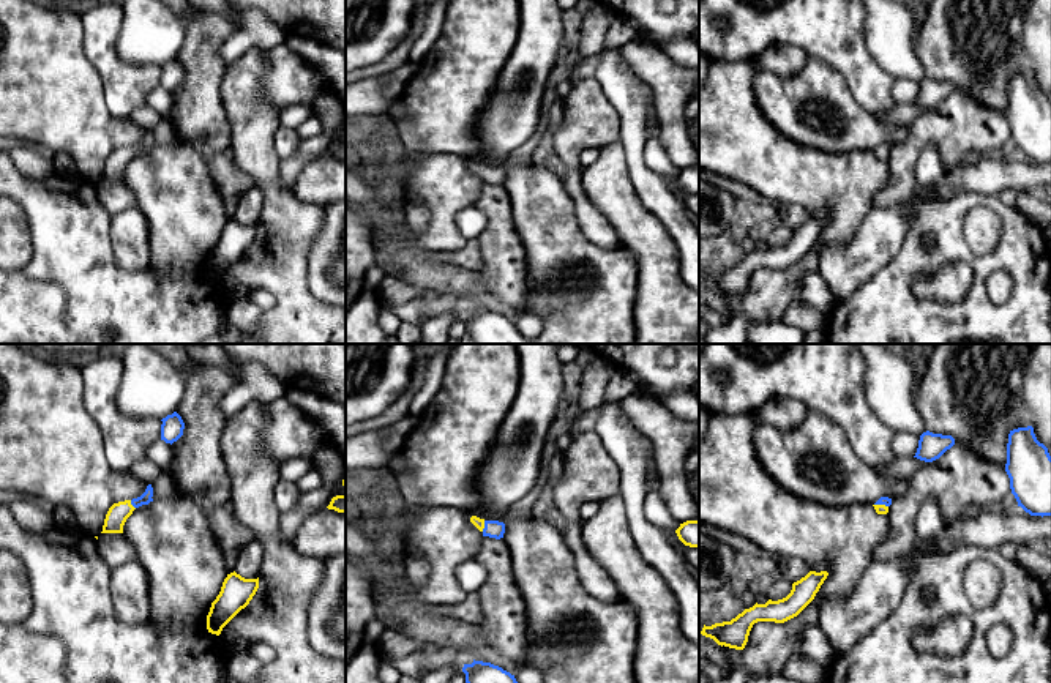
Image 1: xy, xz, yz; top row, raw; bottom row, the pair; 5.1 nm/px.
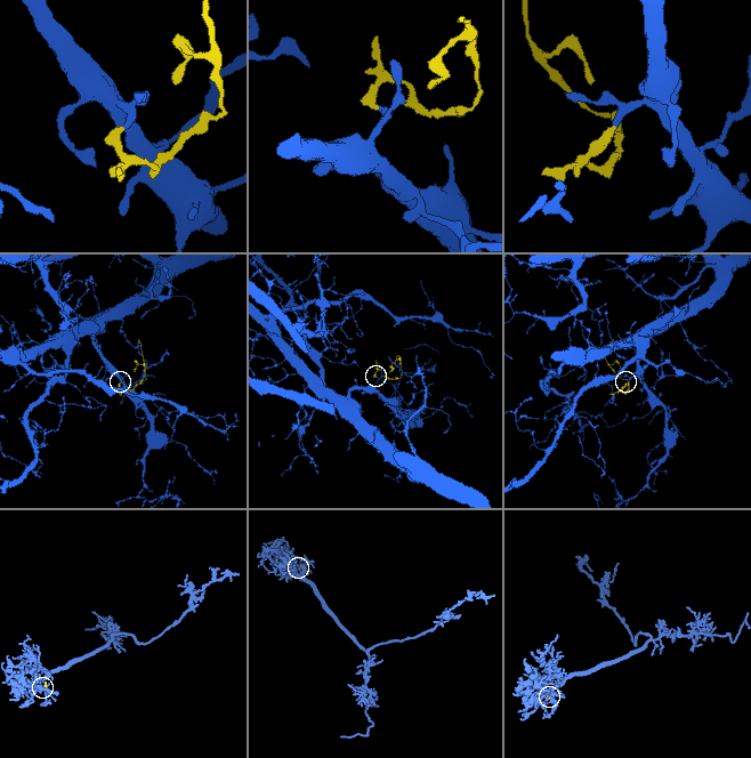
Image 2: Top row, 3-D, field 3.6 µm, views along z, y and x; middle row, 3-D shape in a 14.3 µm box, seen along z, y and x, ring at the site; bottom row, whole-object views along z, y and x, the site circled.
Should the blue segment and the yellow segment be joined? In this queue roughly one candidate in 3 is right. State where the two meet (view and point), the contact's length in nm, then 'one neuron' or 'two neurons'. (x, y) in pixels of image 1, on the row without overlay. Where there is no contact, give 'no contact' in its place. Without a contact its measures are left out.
xy (131, 150) | 50 nm | one neuron

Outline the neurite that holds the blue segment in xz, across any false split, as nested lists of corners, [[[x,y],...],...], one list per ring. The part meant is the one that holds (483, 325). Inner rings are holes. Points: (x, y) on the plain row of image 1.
[[[491,309],[464,311],[466,330],[475,344],[532,344],[516,328],[514,322]]]

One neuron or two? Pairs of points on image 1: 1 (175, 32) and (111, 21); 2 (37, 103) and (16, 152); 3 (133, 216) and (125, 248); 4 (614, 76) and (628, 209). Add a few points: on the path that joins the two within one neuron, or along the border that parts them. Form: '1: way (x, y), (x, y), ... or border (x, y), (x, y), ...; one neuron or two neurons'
1: border (123, 16), (117, 40), (117, 55), (122, 60); two neurons
2: border (16, 142), (37, 145), (51, 155); two neurons
3: way (130, 224), (130, 240); one neuron
4: border (619, 139), (632, 182); two neurons

